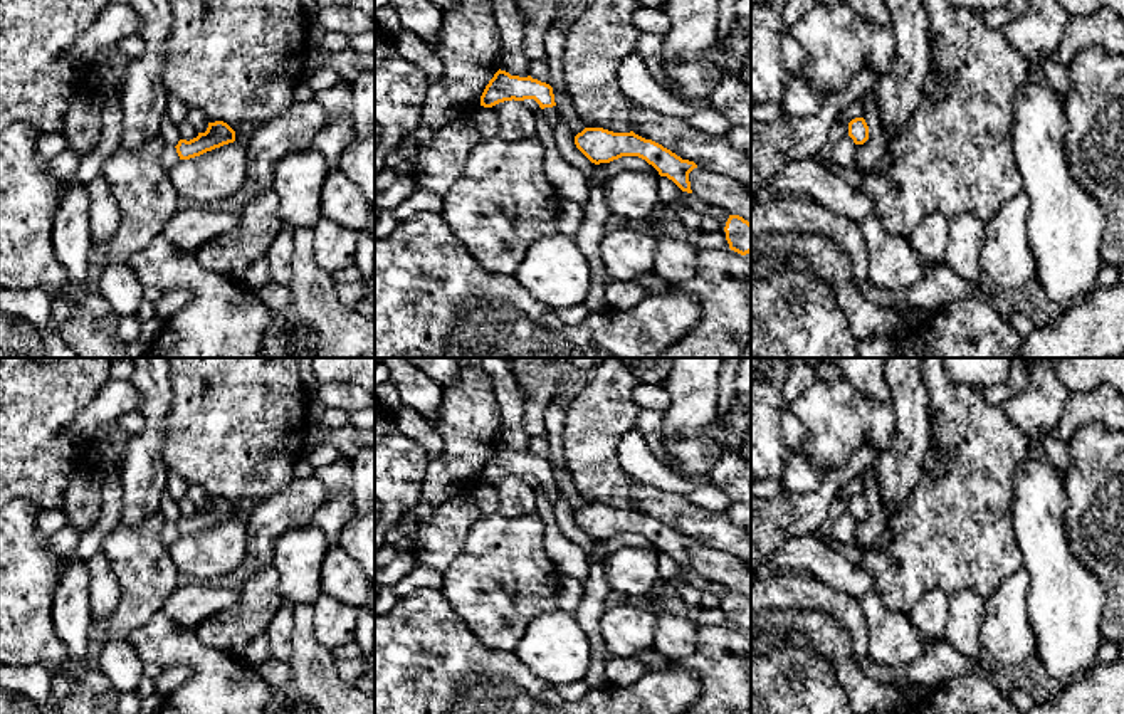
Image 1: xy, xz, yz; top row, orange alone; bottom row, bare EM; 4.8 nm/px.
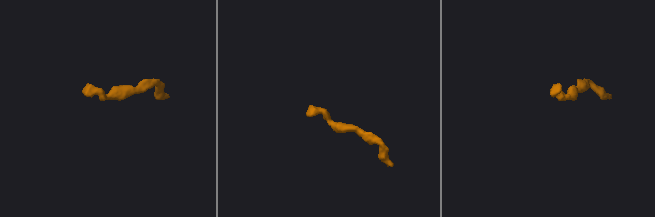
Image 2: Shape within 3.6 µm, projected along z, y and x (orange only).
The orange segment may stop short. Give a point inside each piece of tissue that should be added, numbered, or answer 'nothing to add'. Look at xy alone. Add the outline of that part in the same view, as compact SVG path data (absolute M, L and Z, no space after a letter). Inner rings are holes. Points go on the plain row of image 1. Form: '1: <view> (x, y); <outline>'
nothing to add

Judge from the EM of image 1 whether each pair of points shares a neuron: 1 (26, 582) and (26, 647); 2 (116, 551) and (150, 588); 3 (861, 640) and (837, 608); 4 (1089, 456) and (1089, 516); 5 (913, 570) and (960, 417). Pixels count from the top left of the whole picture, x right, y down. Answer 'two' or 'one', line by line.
1: one
2: one
3: one
4: one
5: one

